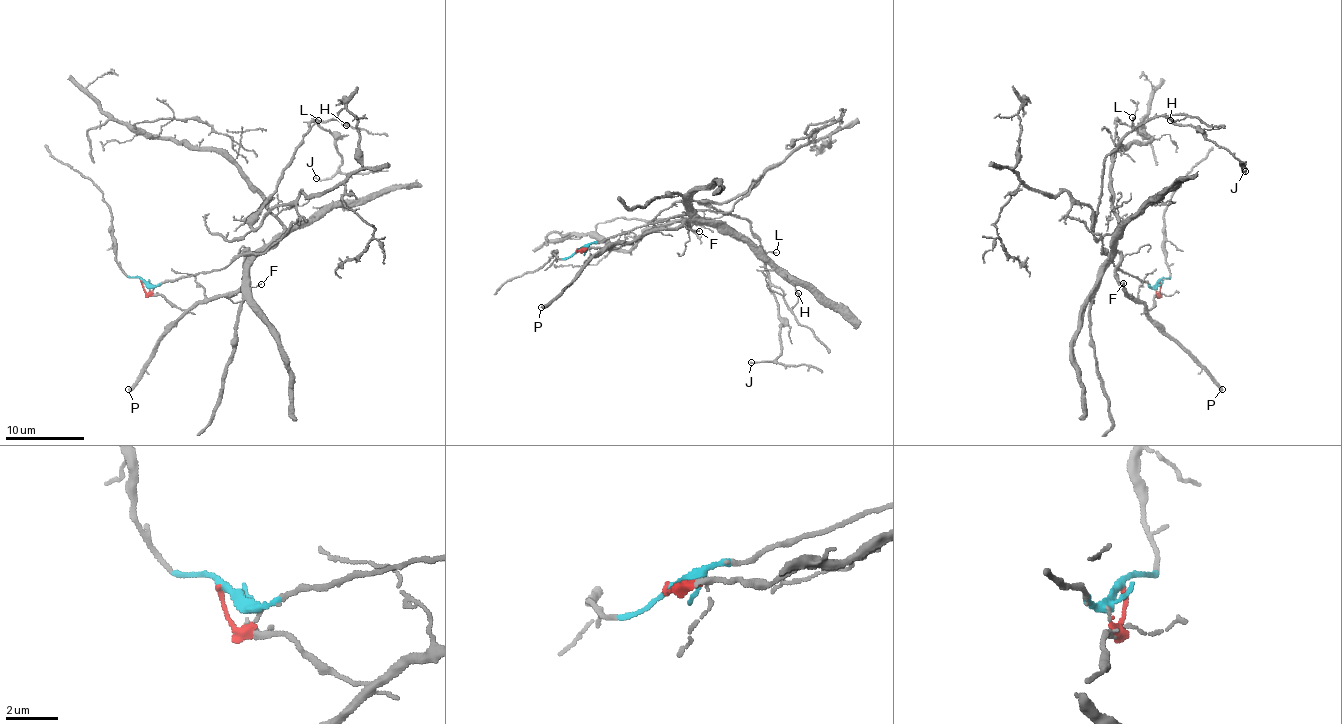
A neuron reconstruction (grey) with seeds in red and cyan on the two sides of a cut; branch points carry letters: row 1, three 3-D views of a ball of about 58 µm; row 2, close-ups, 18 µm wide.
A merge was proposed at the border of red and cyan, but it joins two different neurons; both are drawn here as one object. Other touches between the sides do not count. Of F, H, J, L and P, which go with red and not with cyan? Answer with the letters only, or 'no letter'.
F, P

